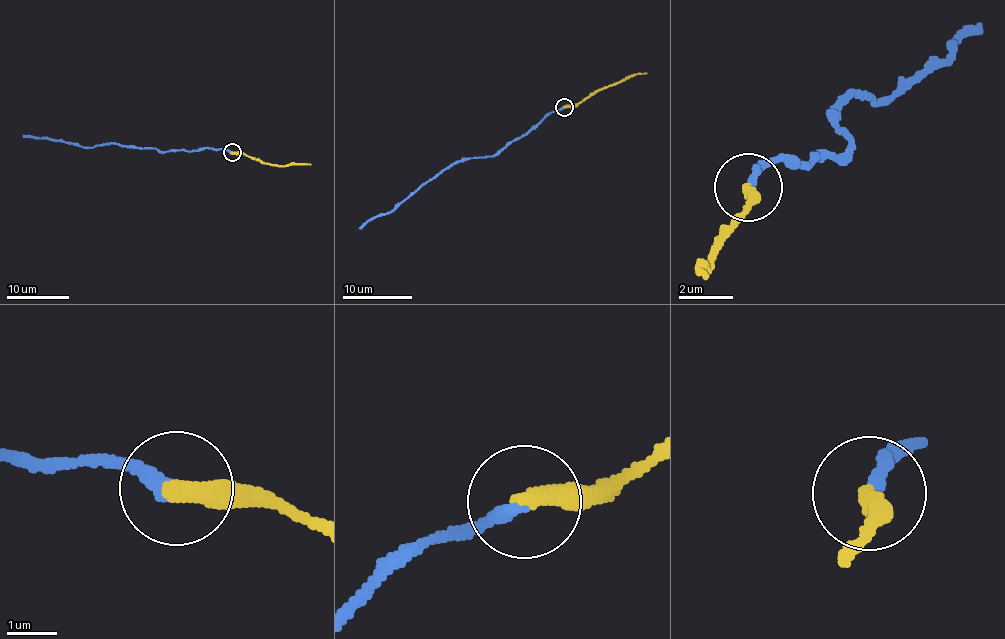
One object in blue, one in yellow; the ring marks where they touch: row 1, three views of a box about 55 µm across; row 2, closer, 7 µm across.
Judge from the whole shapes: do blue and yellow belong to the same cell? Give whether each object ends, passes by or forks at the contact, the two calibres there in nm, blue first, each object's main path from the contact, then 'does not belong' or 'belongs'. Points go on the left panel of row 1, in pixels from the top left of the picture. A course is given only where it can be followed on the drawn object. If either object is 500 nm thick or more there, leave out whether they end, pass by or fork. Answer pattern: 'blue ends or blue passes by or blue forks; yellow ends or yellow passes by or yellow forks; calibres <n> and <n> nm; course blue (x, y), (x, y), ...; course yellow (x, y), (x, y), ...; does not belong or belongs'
blue ends; yellow ends; calibres 280 and 400 nm; course blue (231, 153), (205, 148), (163, 152), (112, 143), (88, 147), (22, 135); course yellow (231, 153), (242, 152), (273, 164), (310, 163); belongs

